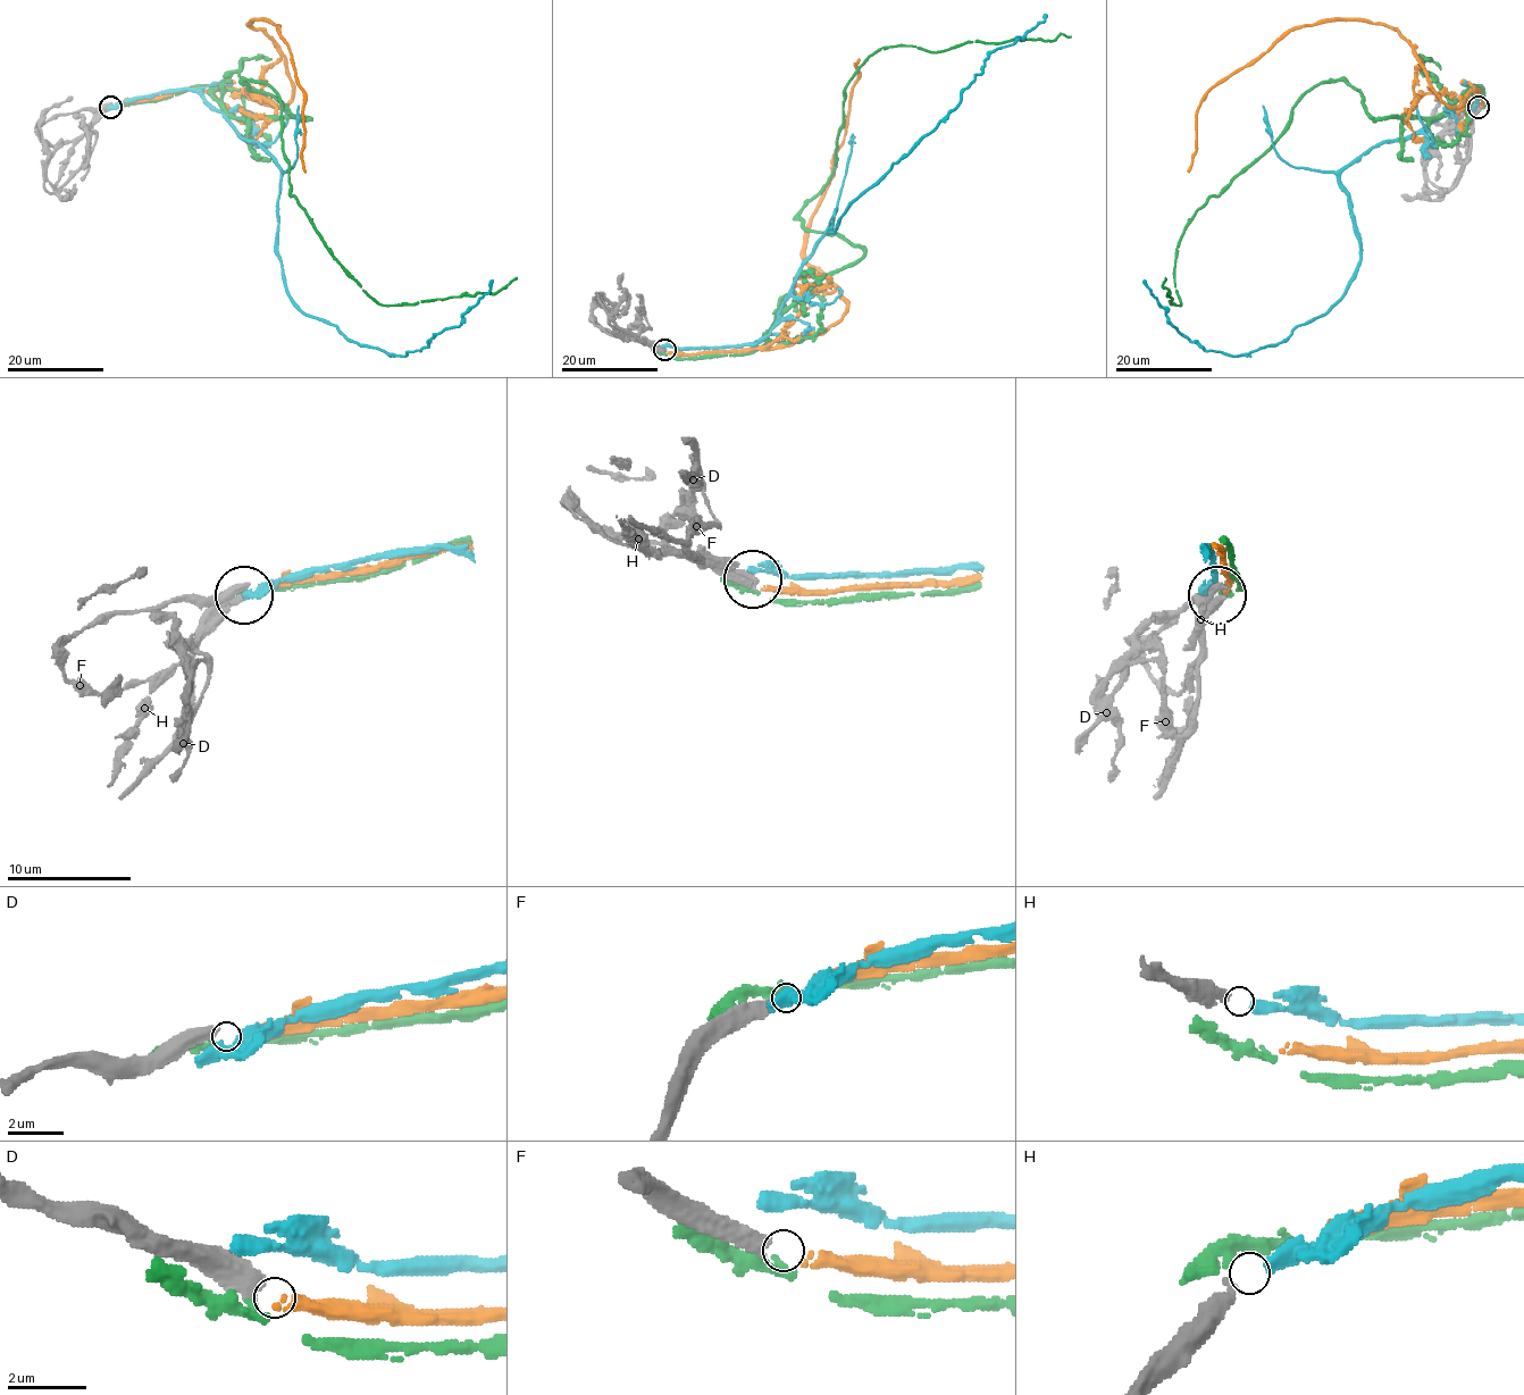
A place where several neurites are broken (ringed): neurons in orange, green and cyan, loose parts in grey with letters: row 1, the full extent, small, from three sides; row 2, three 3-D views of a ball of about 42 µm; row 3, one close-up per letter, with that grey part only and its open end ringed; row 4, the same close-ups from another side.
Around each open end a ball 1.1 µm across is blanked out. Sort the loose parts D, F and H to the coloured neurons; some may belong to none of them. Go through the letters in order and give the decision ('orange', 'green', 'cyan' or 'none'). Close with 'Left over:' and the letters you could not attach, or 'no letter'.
D: none
F: orange
H: cyan
Left over: D

